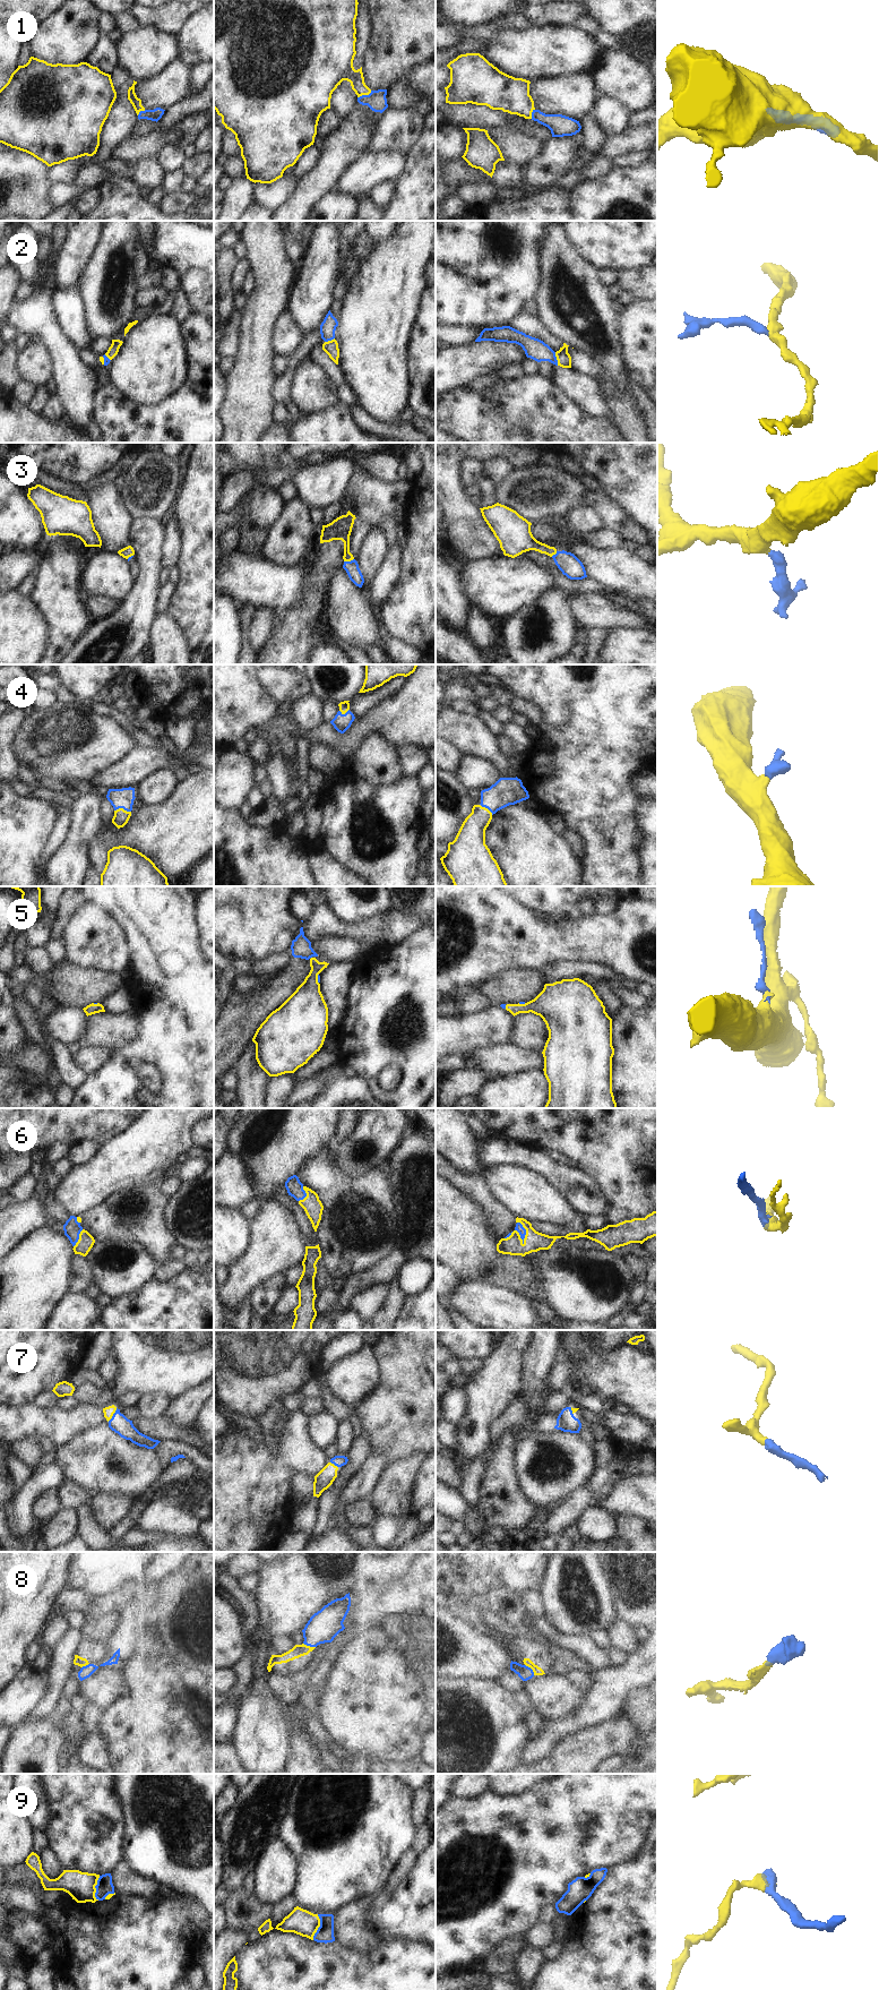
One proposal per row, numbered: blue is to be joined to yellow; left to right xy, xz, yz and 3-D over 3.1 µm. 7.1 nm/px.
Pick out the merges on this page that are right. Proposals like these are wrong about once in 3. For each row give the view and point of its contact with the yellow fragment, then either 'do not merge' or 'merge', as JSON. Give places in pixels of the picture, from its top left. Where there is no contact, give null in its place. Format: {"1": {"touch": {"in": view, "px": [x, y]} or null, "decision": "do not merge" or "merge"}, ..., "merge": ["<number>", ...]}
{"1": {"touch": {"in": "xz", "px": [364, 94]}, "decision": "merge"}, "2": {"touch": {"in": "yz", "px": [557, 359]}, "decision": "do not merge"}, "3": {"touch": {"in": "xz", "px": [348, 560]}, "decision": "merge"}, "4": {"touch": {"in": "xy", "px": [122, 808]}, "decision": "merge"}, "5": {"touch": {"in": "xz", "px": [317, 978]}, "decision": "merge"}, "6": {"touch": {"in": "yz", "px": [526, 1233]}, "decision": "merge"}, "7": {"touch": {"in": "xy", "px": [112, 1415]}, "decision": "merge"}, "8": {"touch": {"in": "yz", "px": [531, 1667]}, "decision": "merge"}, "9": {"touch": {"in": "xy", "px": [95, 1888]}, "decision": "merge"}, "merge": ["1", "3", "4", "5", "6", "7", "8", "9"]}

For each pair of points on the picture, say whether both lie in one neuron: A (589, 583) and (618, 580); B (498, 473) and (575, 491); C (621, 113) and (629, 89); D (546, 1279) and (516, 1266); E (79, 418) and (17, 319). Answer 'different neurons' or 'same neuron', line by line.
A: different neurons
B: different neurons
C: different neurons
D: different neurons
E: same neuron

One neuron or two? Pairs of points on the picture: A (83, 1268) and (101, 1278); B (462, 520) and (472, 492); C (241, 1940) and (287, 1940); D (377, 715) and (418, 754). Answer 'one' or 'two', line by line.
A: two
B: two
C: two
D: two

